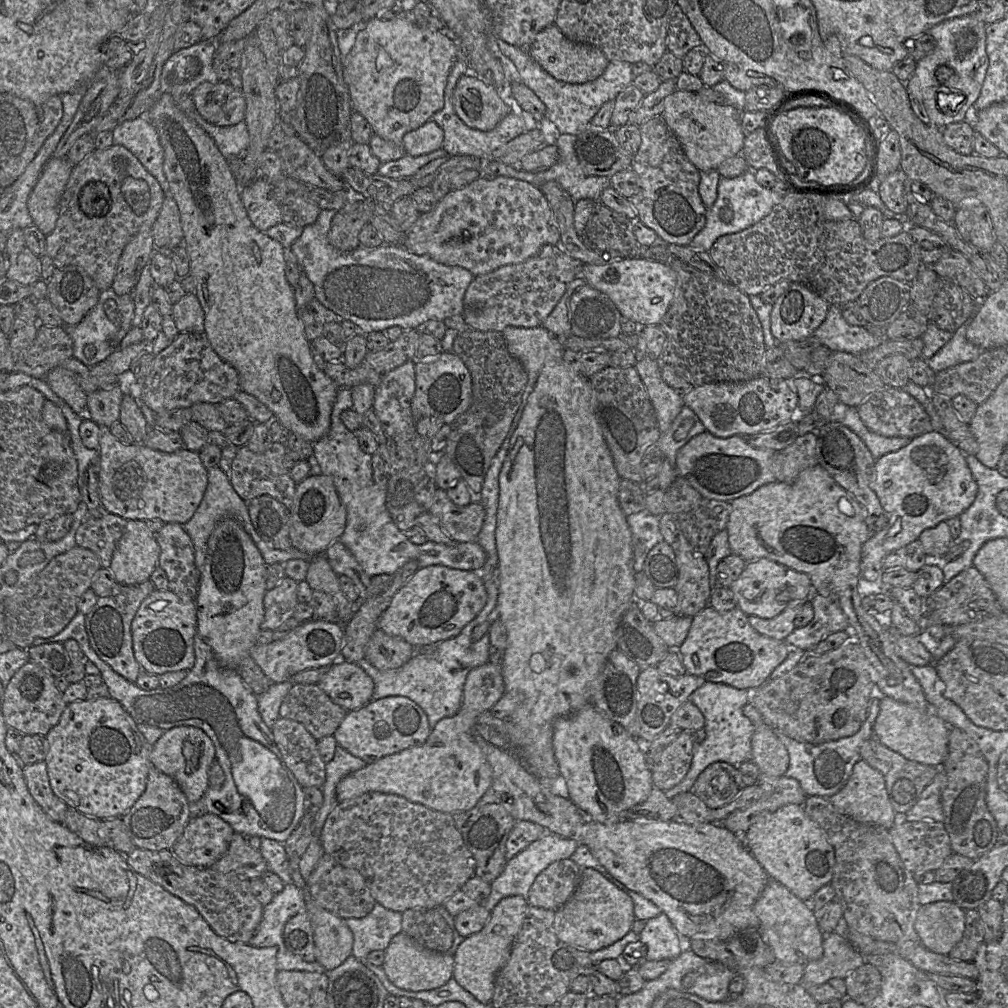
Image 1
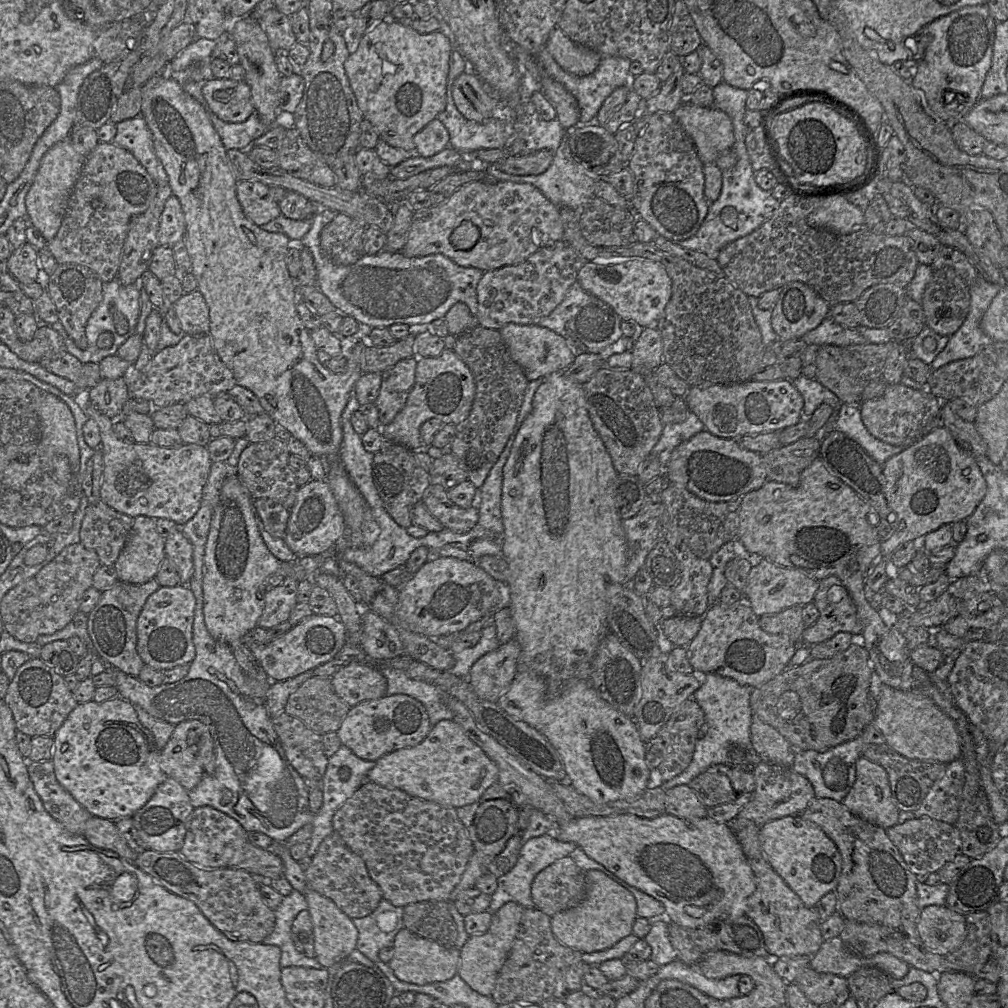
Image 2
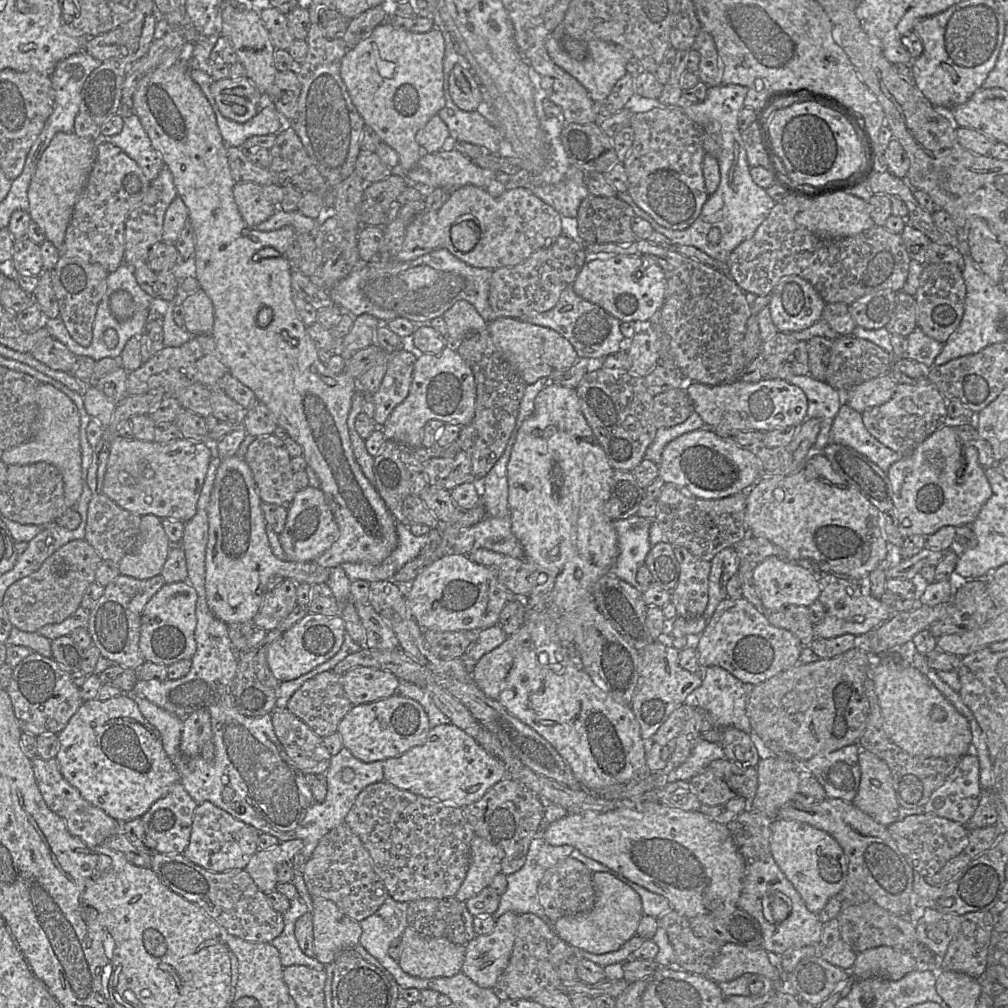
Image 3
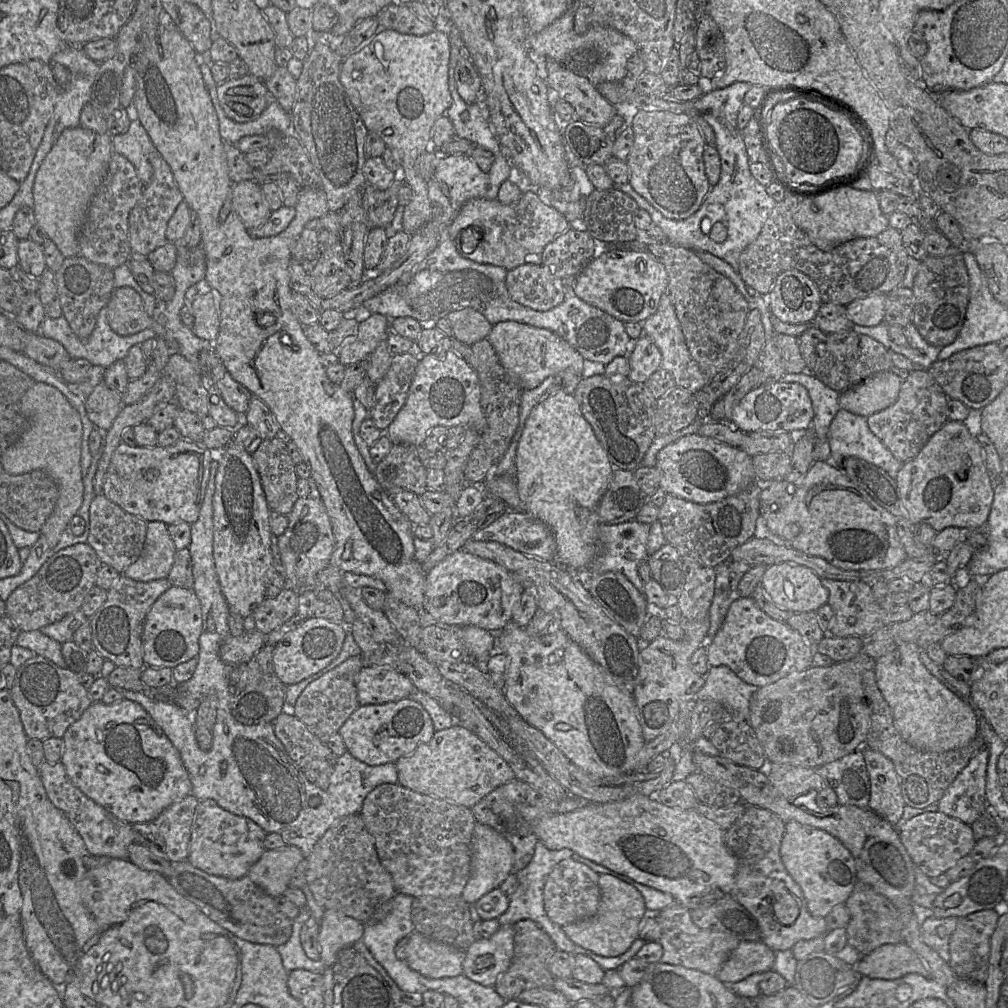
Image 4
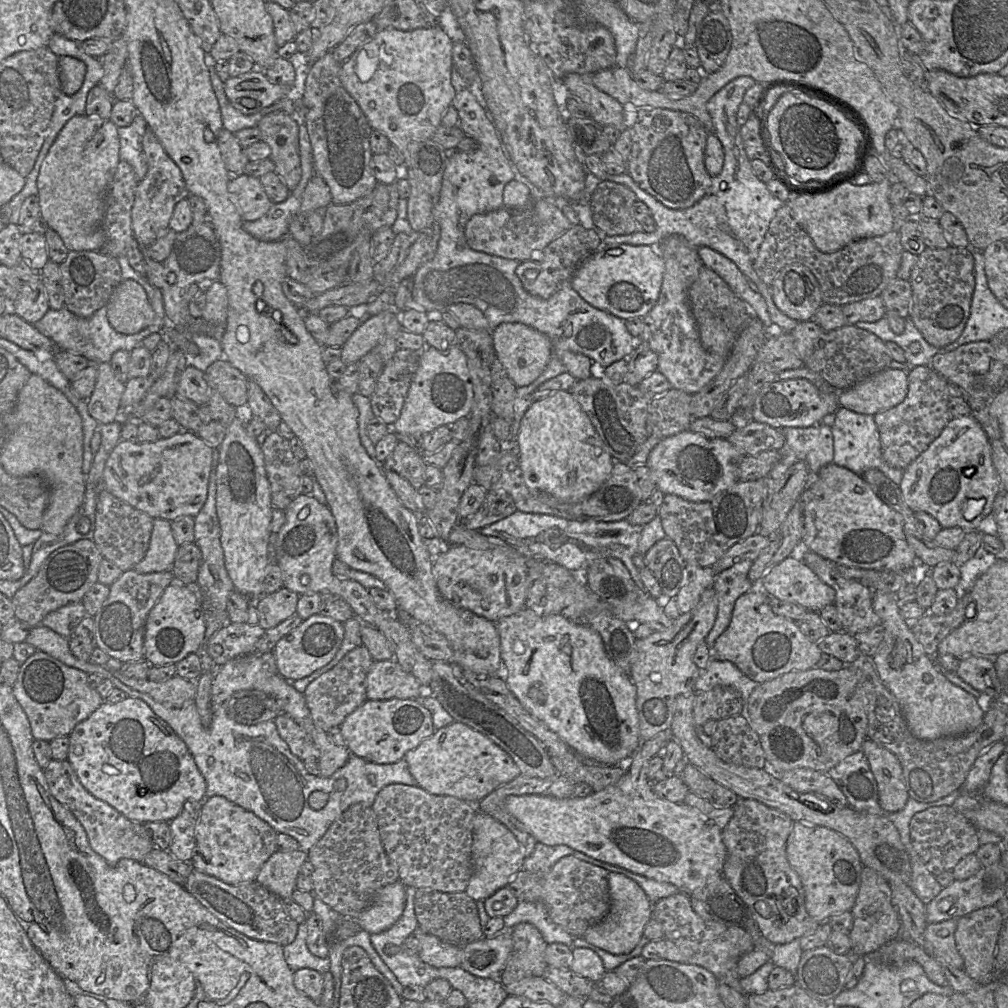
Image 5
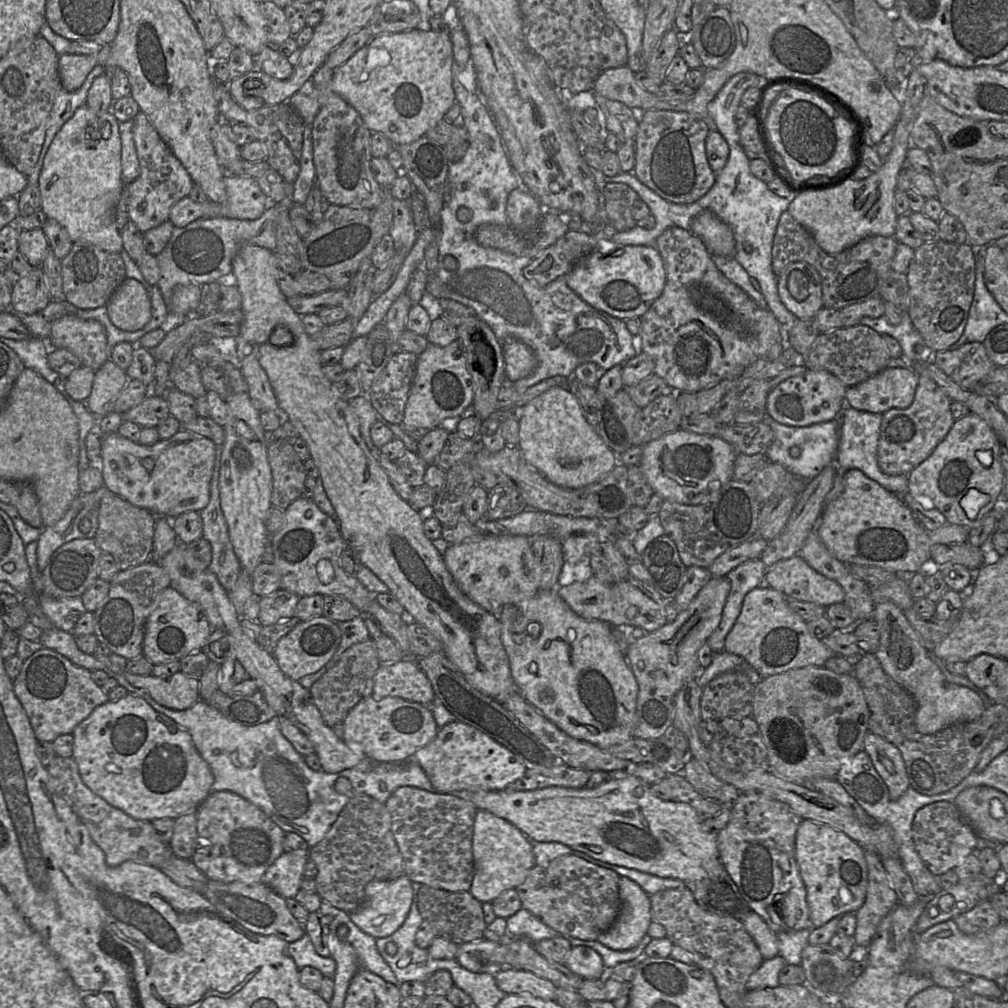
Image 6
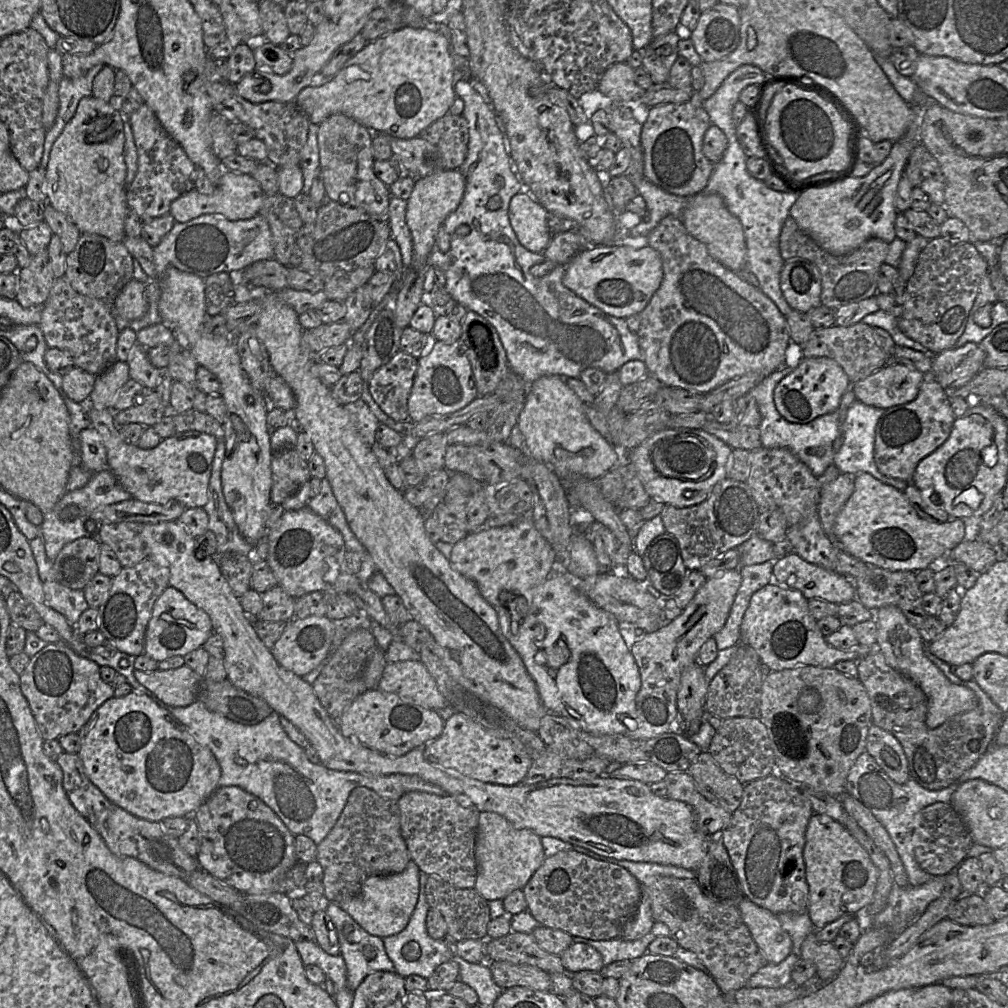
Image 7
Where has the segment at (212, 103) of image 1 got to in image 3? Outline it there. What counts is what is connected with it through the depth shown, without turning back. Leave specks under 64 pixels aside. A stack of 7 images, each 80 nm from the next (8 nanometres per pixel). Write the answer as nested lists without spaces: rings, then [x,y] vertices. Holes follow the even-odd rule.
[[[247,78],[213,81],[211,93],[222,115],[237,123],[245,123],[260,110],[263,94]]]

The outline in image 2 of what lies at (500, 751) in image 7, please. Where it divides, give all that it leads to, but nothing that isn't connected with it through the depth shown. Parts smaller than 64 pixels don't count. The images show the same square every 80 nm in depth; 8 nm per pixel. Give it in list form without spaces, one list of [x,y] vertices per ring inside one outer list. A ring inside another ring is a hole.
[[[441,720],[431,728],[419,744],[380,757],[368,772],[367,781],[388,789],[399,789],[410,796],[445,807],[460,808],[475,803],[498,780],[498,767],[454,720]]]

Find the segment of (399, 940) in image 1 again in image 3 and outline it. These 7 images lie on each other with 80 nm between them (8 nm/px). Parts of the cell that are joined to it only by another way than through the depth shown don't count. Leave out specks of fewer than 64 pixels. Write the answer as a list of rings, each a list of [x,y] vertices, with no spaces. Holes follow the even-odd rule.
[[[411,927],[402,933],[402,952],[398,963],[401,969],[414,977],[423,979],[452,977],[461,972],[465,960],[465,945],[458,945],[445,938],[425,937]]]

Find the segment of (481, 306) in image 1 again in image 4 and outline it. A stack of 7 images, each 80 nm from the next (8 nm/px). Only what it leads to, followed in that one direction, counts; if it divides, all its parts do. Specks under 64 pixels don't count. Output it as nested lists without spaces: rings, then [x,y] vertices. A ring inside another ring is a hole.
[[[570,227],[545,246],[540,263],[524,263],[507,271],[506,287],[510,297],[537,311],[556,307],[563,301],[567,287],[574,285],[577,276],[595,256],[595,251],[595,239],[588,231]]]

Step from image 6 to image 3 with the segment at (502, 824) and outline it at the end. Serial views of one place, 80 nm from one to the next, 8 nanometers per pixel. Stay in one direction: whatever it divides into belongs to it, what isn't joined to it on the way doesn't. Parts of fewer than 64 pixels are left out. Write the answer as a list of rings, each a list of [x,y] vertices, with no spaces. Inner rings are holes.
[[[475,836],[470,845],[470,862],[463,883],[455,898],[465,902],[489,887],[493,878],[501,873],[504,851],[487,840]]]

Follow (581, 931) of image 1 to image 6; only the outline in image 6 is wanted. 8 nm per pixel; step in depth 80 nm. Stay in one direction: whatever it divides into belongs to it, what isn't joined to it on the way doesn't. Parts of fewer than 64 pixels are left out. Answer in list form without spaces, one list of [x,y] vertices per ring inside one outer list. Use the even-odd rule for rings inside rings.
[[[621,876],[618,881],[621,908],[611,927],[597,941],[606,947],[625,951],[636,947],[651,924],[651,901],[635,881]]]

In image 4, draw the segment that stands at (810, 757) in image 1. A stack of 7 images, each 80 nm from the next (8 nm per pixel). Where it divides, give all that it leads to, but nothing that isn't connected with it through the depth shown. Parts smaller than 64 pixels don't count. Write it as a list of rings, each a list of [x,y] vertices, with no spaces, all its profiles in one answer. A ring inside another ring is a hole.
[[[866,746],[816,767],[837,794],[839,804],[869,808],[871,784],[864,758]]]

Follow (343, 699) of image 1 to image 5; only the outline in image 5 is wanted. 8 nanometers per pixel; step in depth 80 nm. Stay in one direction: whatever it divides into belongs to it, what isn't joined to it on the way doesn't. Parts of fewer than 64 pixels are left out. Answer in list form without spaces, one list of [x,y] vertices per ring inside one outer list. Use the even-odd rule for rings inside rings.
[[[394,659],[376,661],[366,677],[366,697],[368,700],[418,699],[430,695],[428,687],[422,686],[412,674],[406,672]]]

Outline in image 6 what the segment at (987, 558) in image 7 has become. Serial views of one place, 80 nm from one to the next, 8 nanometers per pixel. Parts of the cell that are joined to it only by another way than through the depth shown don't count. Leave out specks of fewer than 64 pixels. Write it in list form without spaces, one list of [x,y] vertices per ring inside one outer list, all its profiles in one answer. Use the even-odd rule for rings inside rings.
[[[967,542],[960,544],[934,544],[930,548],[930,559],[938,565],[960,564],[968,569],[979,569],[983,565],[983,552]]]

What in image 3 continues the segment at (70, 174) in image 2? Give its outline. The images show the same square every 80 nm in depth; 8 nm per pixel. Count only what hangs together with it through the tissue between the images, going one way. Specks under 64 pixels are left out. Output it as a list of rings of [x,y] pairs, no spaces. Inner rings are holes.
[[[73,131],[58,132],[42,153],[28,188],[29,214],[60,252],[65,233],[97,157],[97,143],[77,136]]]

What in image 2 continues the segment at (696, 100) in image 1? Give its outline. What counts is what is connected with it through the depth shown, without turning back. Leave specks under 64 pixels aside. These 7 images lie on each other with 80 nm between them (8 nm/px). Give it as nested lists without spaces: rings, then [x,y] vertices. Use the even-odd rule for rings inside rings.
[[[684,99],[673,115],[692,139],[703,164],[715,163],[720,155],[733,147],[733,124],[725,112]]]

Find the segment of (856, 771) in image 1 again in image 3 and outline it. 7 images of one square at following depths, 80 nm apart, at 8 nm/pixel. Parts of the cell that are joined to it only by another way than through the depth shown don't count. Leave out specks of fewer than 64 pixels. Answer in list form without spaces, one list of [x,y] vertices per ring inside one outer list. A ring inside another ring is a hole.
[[[861,750],[860,785],[853,804],[876,822],[889,826],[898,821],[897,802],[889,766],[875,754]]]

